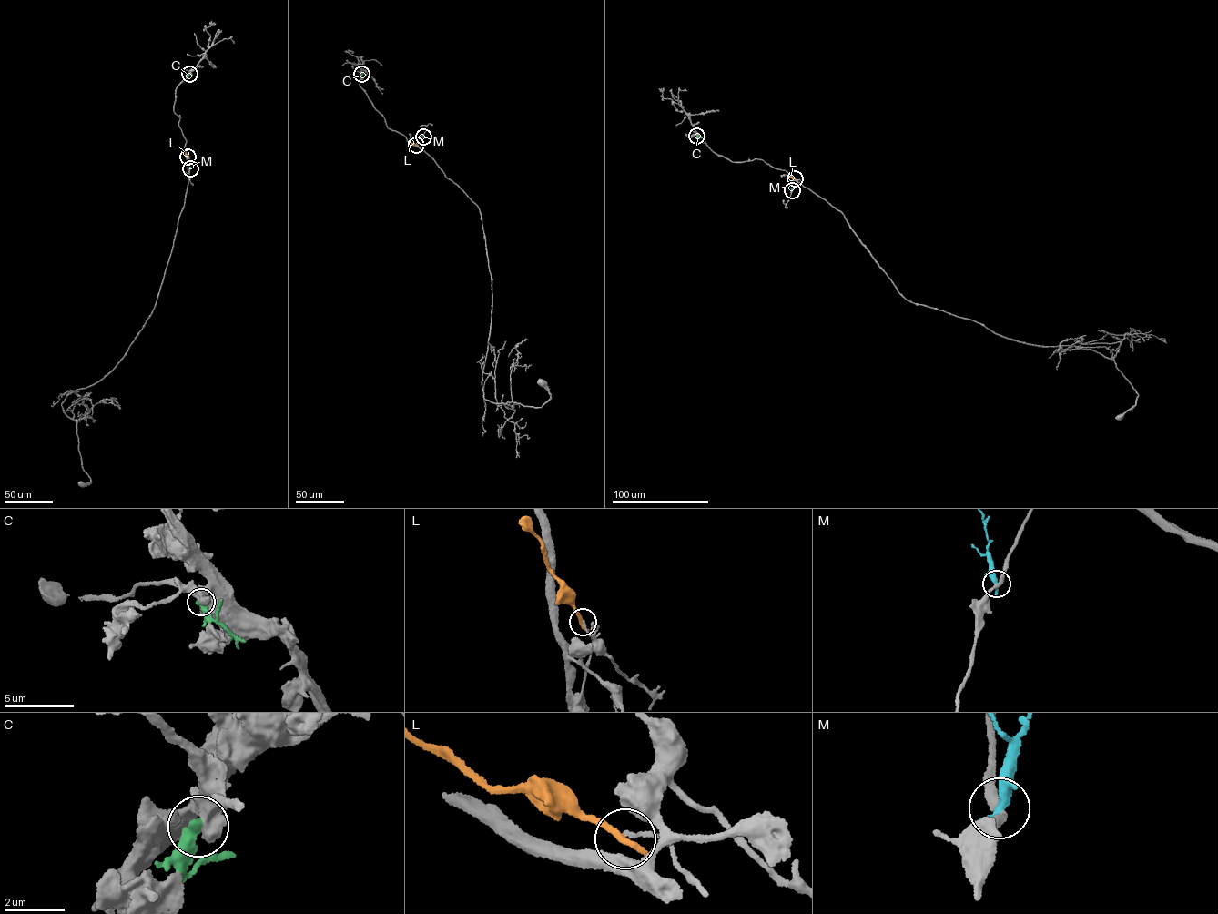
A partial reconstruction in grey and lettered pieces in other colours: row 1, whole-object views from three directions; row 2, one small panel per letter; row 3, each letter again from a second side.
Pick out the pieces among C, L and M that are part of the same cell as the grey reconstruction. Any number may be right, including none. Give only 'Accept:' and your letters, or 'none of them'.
Accept: none of them

